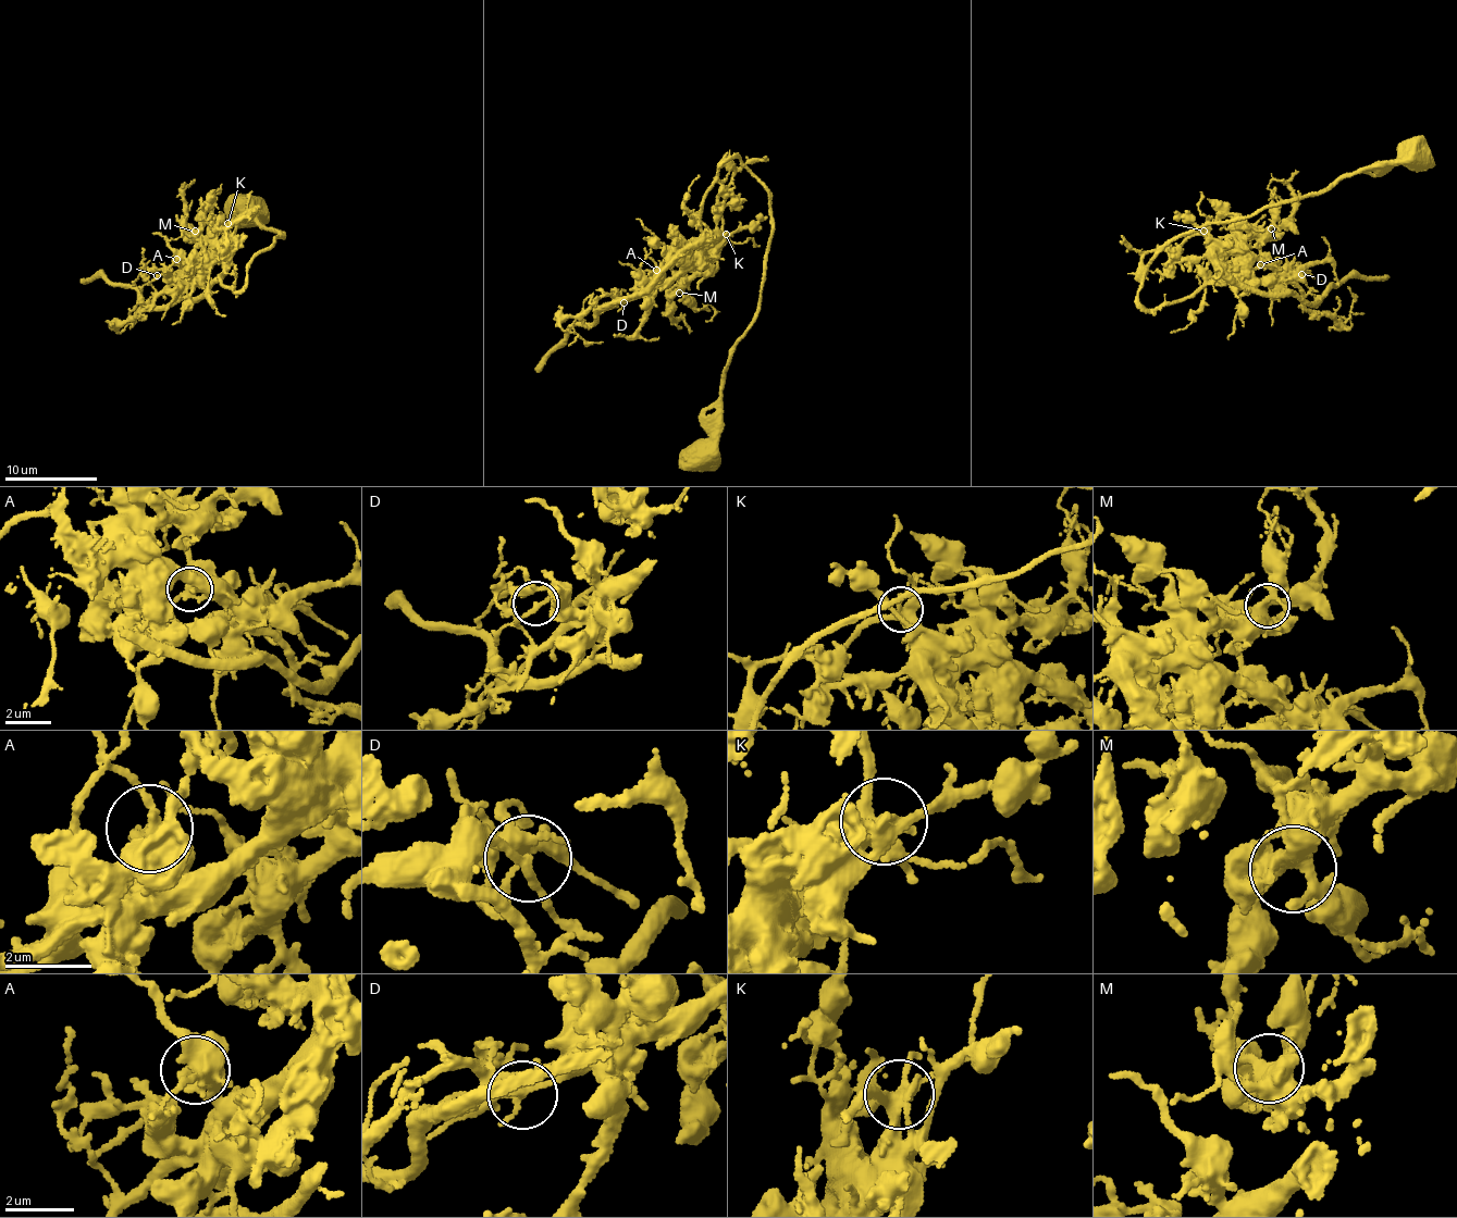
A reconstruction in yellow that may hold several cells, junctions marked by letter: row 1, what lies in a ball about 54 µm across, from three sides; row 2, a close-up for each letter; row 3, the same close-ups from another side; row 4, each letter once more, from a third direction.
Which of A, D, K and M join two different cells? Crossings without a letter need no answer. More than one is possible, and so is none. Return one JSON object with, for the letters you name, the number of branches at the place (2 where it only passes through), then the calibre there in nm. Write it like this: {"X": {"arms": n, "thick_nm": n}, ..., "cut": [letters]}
{"cut": []}

